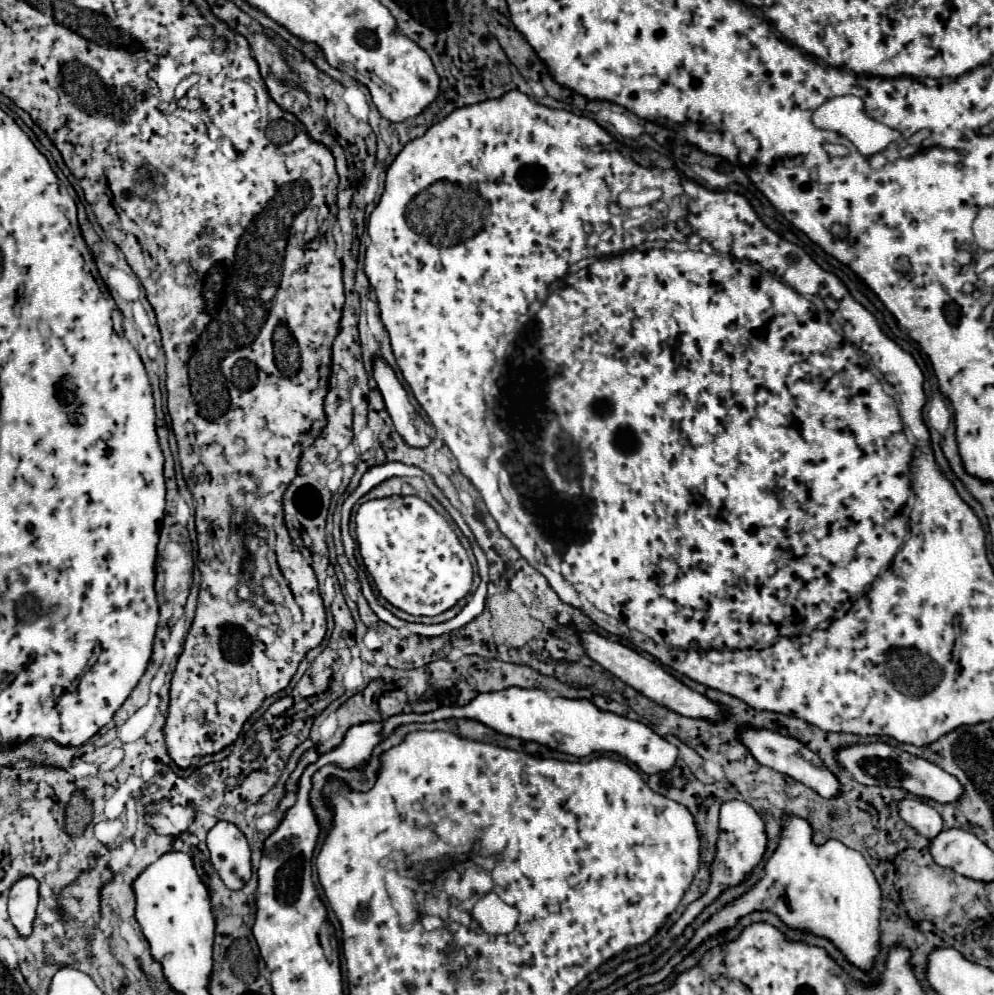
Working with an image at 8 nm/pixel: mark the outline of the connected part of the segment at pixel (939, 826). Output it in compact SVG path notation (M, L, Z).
M915 798L915 800L901 800L899 802L899 814L901 818L913 826L919 834L923 834L925 838L935 838L943 828L943 818L939 816L939 812L935 808L931 808L927 802Z

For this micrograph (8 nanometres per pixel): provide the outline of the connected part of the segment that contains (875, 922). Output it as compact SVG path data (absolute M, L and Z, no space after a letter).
M799 816L783 818L779 844L773 856L765 862L761 880L701 924L693 938L685 944L685 956L707 936L715 936L723 928L733 926L741 916L753 910L771 910L789 928L829 938L845 954L845 958L861 970L869 970L879 952L881 896L869 864L863 860L861 852L851 850L837 840L829 840L823 846L813 844L811 826Z

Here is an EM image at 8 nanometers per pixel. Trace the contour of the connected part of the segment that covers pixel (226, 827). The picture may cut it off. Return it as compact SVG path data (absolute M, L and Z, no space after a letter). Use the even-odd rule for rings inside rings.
M219 822L209 830L207 846L211 852L211 864L227 888L243 888L251 878L251 850L243 832L231 822Z

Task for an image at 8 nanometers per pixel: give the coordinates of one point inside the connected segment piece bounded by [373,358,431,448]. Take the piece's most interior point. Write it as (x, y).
(411, 427)

